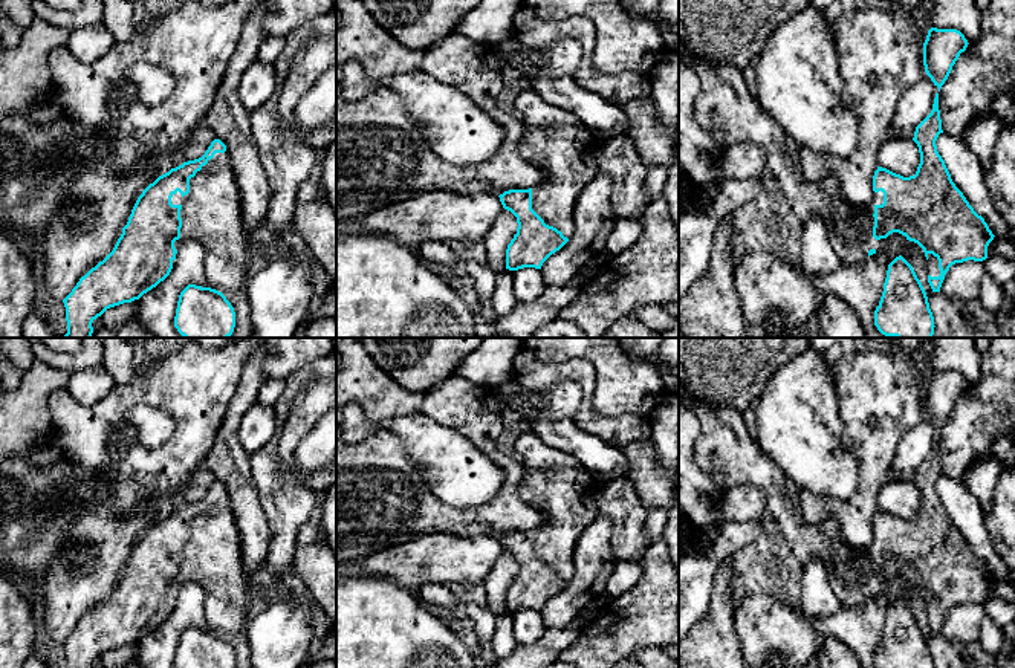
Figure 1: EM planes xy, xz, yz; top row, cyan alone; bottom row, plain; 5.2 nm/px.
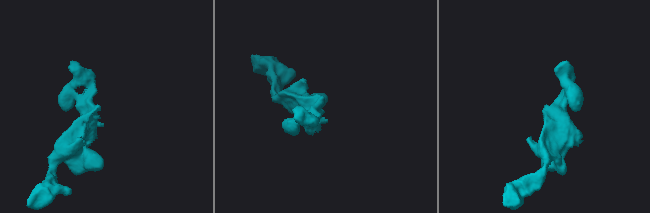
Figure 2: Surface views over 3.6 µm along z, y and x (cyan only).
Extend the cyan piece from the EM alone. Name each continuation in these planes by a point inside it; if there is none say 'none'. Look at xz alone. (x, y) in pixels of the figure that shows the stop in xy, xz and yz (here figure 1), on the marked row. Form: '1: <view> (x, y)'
1: xz (564, 153)

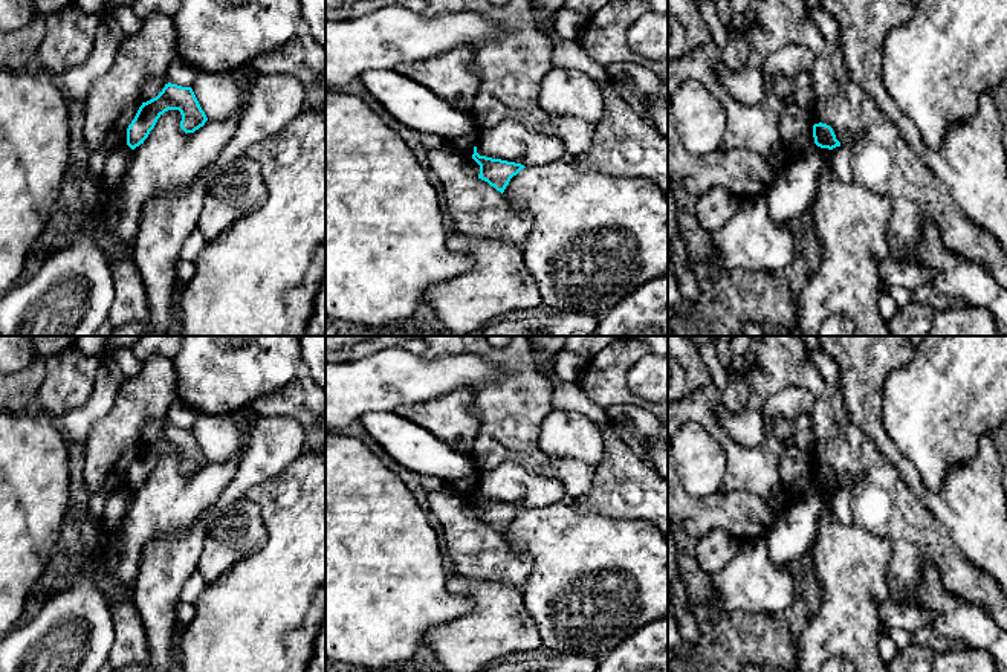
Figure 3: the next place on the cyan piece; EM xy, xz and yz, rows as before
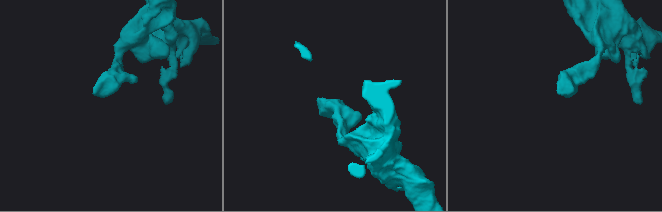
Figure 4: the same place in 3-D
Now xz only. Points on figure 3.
none

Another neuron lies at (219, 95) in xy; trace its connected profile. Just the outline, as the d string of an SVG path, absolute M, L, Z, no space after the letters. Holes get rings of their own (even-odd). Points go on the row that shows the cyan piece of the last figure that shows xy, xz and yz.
M199 72L191 89L211 121L229 119L244 101L238 82L225 72Z

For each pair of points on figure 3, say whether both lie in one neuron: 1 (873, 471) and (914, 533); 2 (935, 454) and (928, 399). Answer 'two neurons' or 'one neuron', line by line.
1: one neuron
2: one neuron

